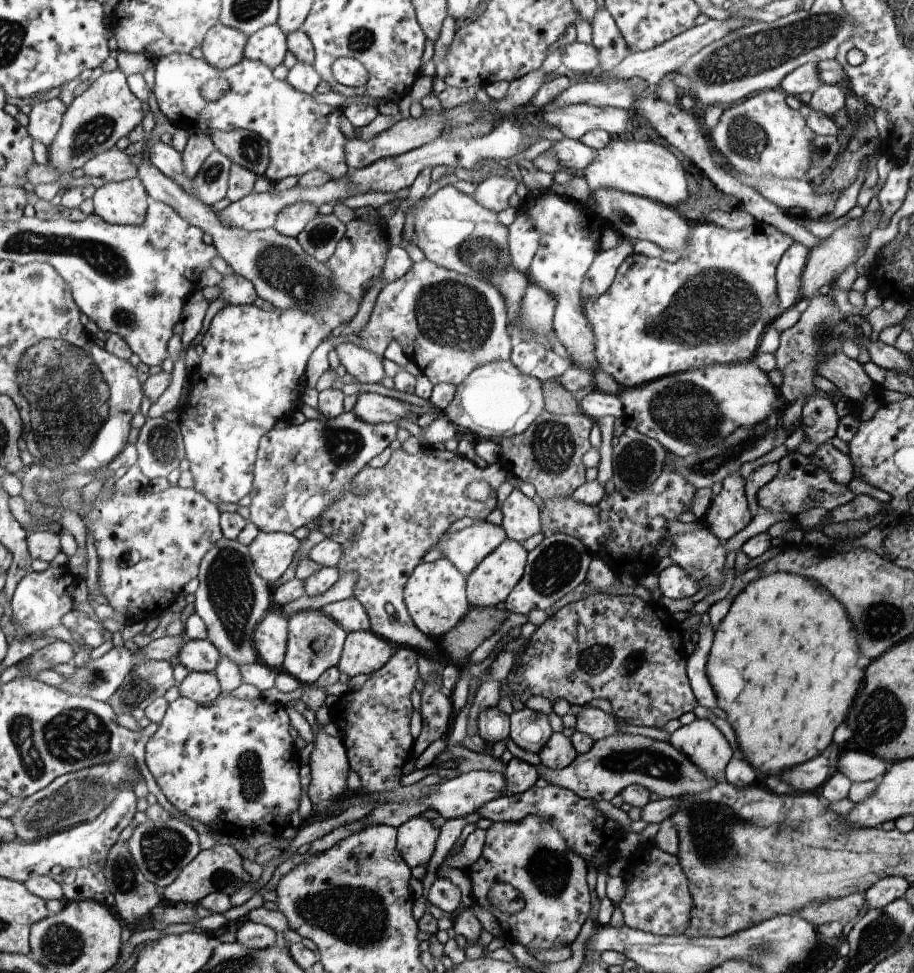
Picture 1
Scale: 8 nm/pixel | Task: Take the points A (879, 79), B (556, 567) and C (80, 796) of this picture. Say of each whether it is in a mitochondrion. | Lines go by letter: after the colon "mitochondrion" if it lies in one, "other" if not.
A: other
B: mitochondrion
C: mitochondrion

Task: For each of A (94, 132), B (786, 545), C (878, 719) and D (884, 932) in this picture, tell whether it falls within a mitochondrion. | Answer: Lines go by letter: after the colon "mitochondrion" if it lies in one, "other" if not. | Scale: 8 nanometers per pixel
A: mitochondrion
B: other
C: mitochondrion
D: mitochondrion

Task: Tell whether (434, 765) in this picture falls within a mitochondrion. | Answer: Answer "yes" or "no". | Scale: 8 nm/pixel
no

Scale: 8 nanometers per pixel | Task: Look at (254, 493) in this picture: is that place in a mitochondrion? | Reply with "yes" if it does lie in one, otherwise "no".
no

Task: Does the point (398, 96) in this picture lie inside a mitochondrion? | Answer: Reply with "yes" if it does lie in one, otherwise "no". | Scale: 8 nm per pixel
no

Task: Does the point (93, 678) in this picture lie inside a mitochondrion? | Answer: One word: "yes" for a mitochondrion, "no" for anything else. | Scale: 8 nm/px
yes

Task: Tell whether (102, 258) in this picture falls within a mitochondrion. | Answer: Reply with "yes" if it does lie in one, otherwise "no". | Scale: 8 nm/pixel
yes

